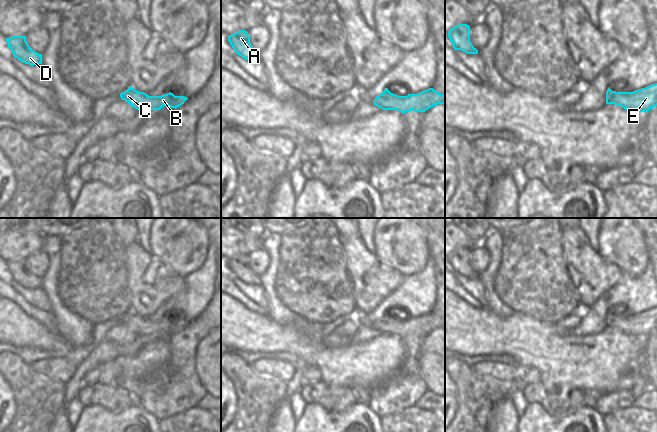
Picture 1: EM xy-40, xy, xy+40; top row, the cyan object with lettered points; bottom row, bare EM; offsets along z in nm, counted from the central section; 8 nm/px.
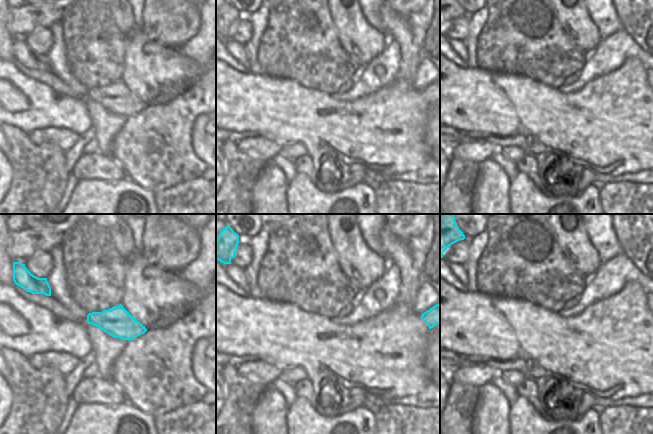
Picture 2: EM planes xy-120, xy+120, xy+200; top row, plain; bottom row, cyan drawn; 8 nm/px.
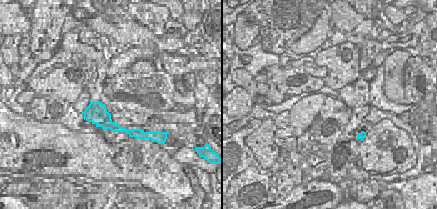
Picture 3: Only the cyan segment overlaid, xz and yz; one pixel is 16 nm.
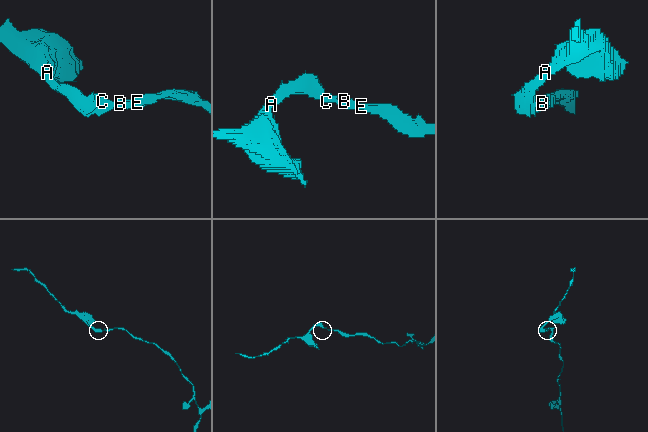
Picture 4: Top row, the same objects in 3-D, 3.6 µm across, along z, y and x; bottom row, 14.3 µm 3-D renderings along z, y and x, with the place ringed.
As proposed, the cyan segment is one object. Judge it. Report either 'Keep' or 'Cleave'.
Keep

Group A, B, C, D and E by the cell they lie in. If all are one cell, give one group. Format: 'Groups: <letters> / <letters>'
Groups: A B C D E

